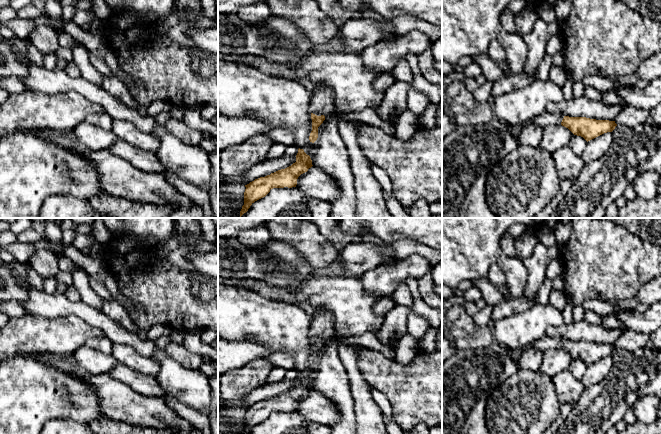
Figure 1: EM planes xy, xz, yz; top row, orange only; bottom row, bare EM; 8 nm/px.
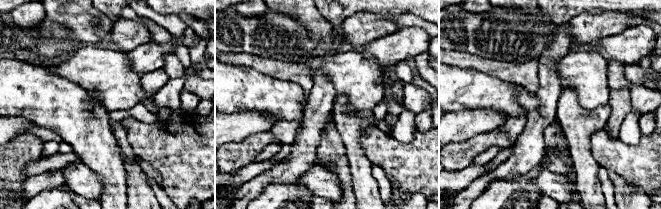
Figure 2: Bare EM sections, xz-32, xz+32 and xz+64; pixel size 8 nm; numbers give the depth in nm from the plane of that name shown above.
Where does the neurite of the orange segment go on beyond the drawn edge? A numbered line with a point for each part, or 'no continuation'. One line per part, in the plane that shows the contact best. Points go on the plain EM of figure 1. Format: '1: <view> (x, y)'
1: xz (322, 327)

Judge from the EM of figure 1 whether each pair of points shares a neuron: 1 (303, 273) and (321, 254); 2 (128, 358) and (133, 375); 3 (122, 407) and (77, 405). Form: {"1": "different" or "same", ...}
{"1": "different", "2": "different", "3": "different"}

